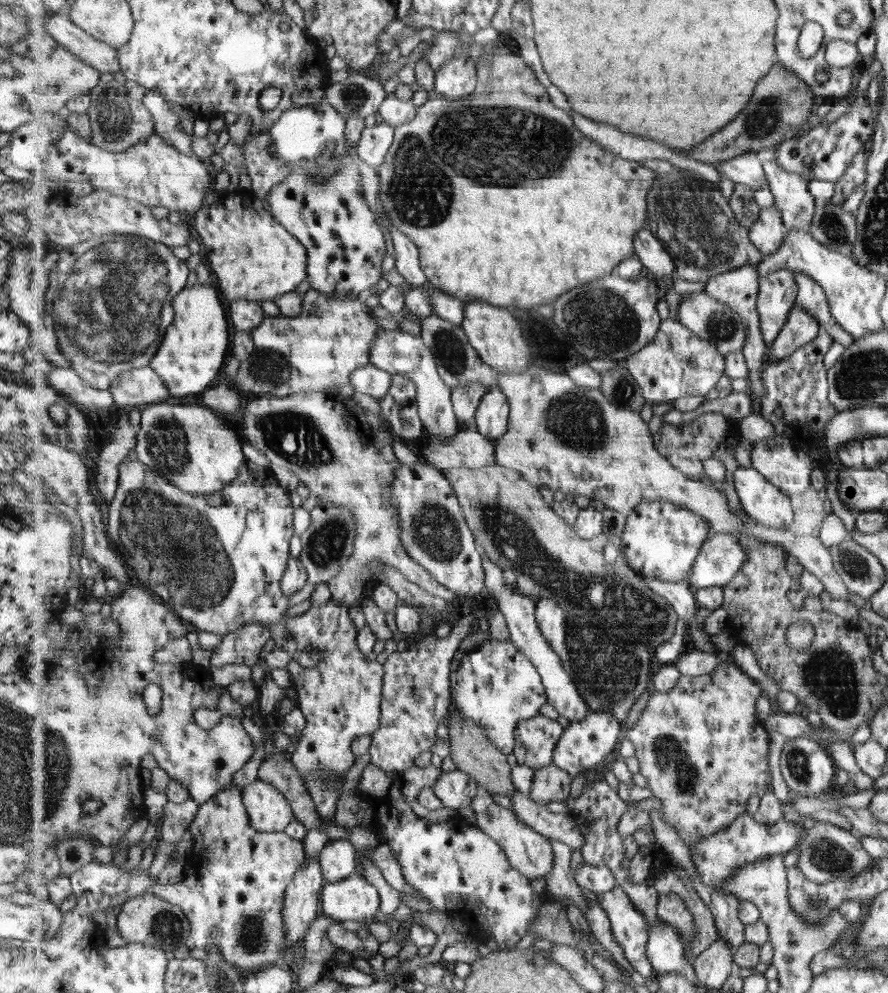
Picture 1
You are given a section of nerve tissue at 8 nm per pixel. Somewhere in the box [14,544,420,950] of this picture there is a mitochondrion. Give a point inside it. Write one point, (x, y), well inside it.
(87, 801)

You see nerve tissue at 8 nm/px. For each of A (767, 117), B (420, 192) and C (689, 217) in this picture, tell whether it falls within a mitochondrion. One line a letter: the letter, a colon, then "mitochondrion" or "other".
A: mitochondrion
B: mitochondrion
C: mitochondrion

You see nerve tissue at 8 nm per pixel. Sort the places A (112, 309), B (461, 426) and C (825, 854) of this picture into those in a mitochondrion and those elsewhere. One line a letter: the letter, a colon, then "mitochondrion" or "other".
A: mitochondrion
B: other
C: mitochondrion

